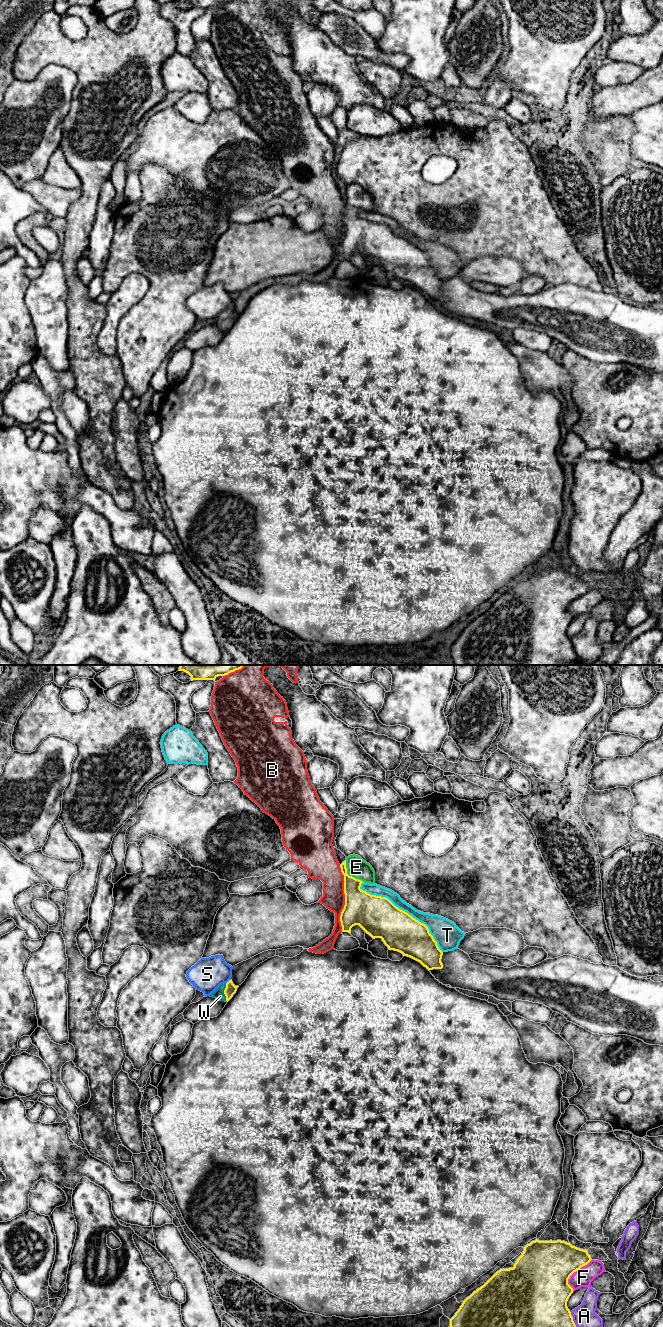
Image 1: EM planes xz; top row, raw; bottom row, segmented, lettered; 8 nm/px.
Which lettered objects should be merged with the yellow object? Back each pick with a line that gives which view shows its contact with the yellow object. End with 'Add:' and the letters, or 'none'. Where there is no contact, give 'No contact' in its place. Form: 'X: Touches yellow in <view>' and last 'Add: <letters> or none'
W: Touches yellow in xz
Add: W

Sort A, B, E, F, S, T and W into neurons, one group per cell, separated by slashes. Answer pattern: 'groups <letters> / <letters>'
groups A / B / E / F / S / T / W

